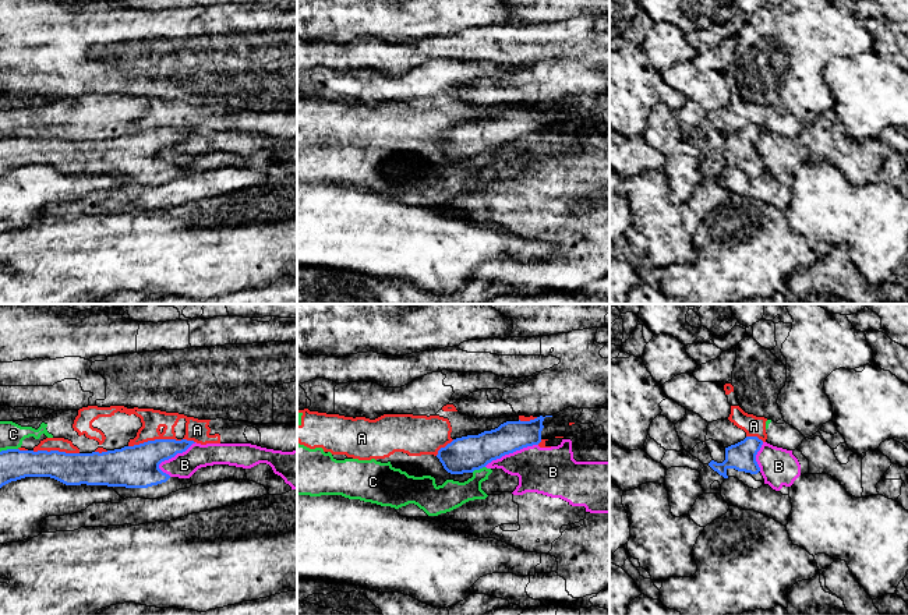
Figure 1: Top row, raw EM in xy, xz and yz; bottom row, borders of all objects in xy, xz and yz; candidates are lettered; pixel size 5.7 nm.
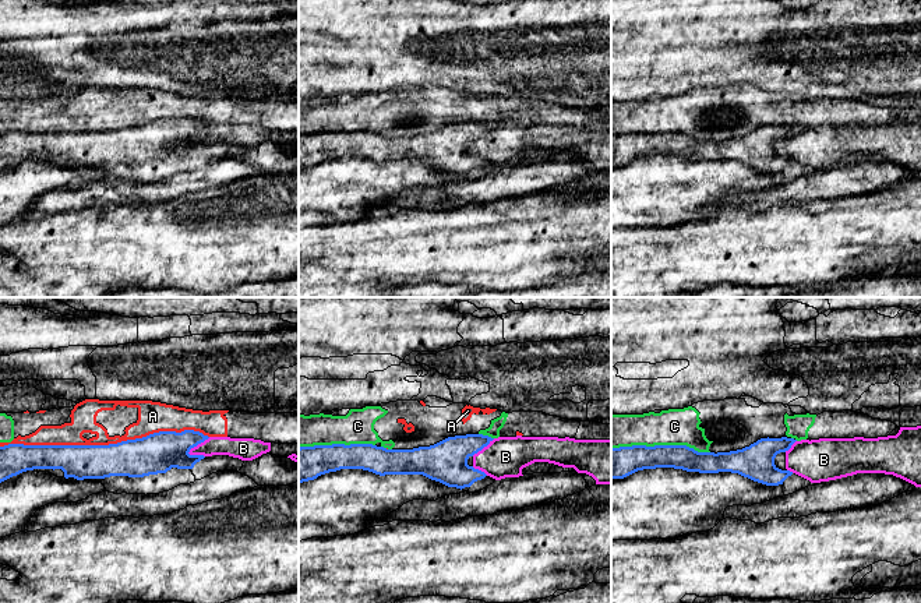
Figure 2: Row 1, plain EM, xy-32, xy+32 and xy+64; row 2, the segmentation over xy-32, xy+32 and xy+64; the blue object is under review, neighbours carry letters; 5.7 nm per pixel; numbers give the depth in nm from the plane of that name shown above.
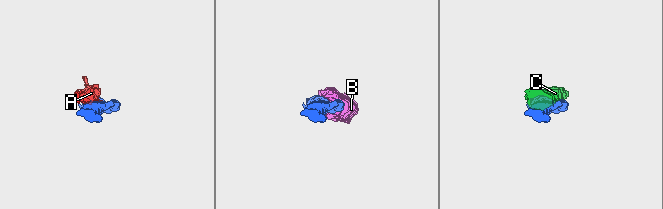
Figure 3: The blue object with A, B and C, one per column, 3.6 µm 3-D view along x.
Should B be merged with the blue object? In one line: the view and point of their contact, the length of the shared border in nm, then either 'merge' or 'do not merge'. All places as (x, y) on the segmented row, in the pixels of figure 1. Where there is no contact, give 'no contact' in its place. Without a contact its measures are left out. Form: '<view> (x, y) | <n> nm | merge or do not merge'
xz (511, 452) | 340 nm | do not merge

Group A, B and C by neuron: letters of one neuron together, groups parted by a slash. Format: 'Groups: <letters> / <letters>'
Groups: A C / B

